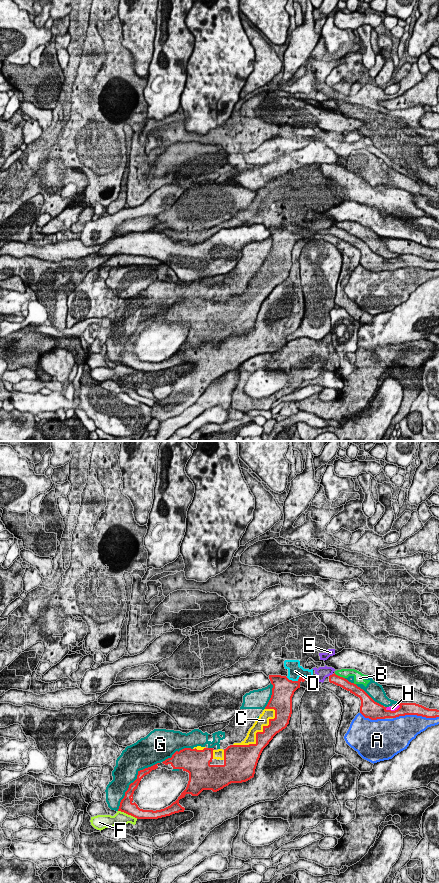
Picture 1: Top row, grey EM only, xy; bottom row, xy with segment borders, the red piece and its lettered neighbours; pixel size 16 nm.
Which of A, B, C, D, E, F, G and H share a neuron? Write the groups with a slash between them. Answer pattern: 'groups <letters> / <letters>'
groups A / B G / C / D E / F / H

